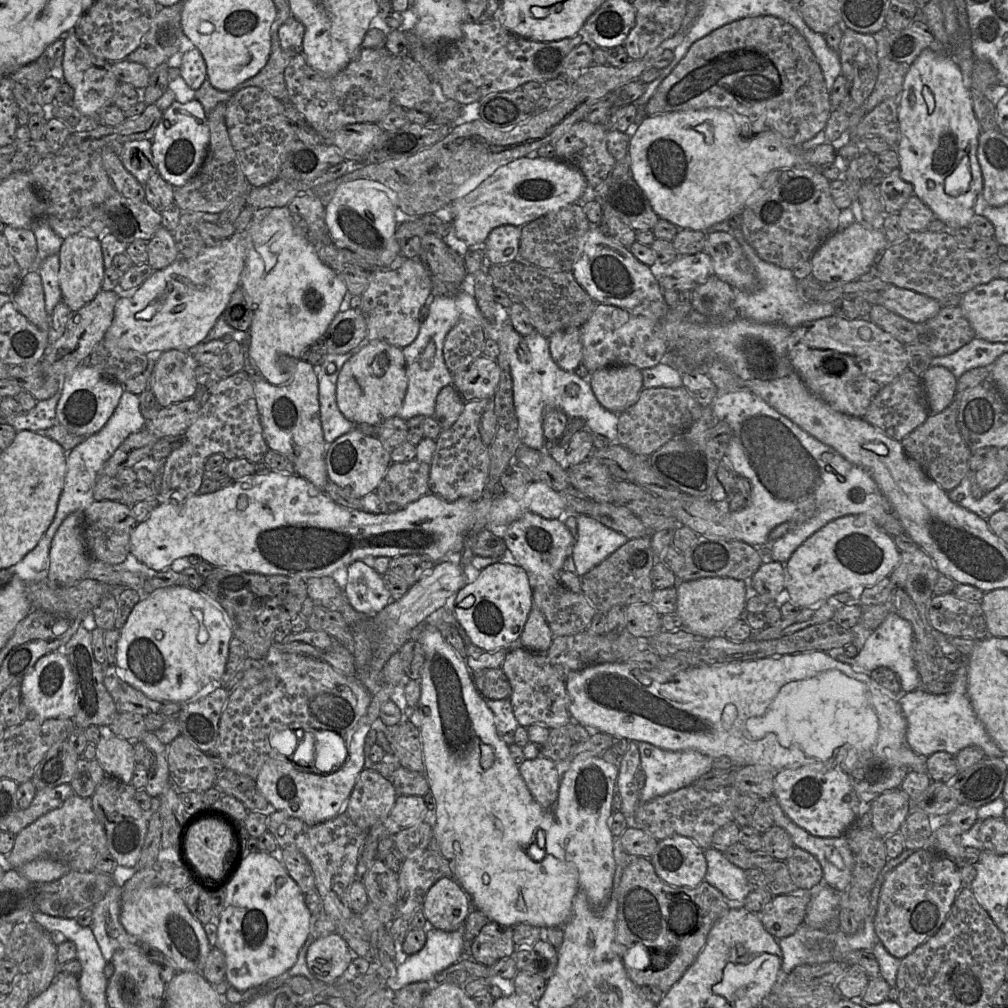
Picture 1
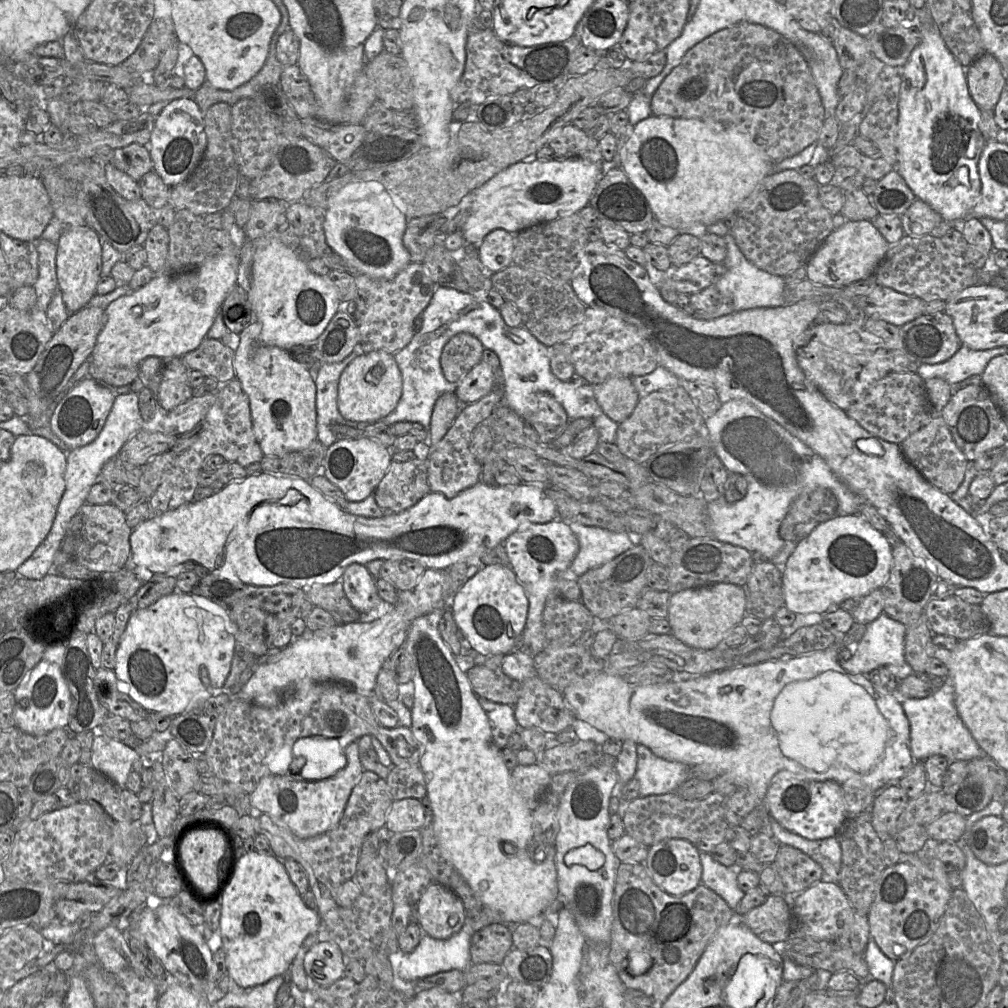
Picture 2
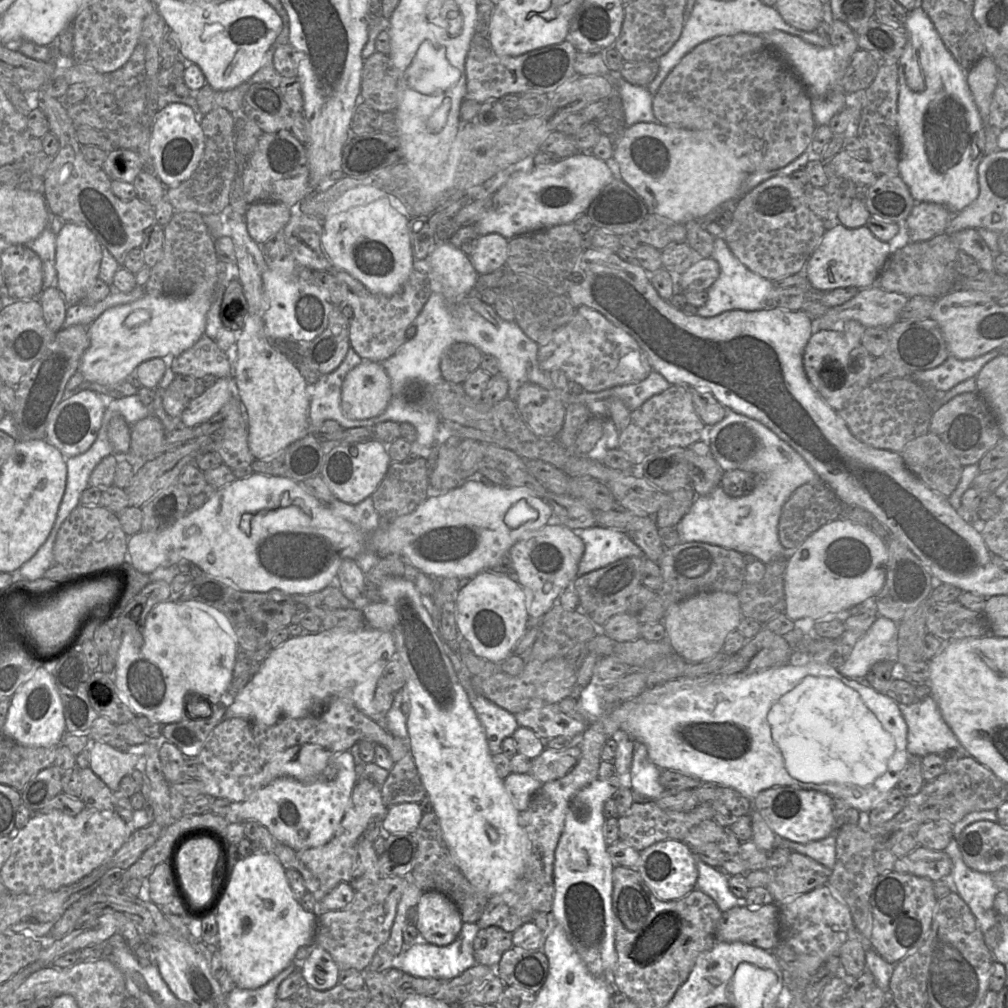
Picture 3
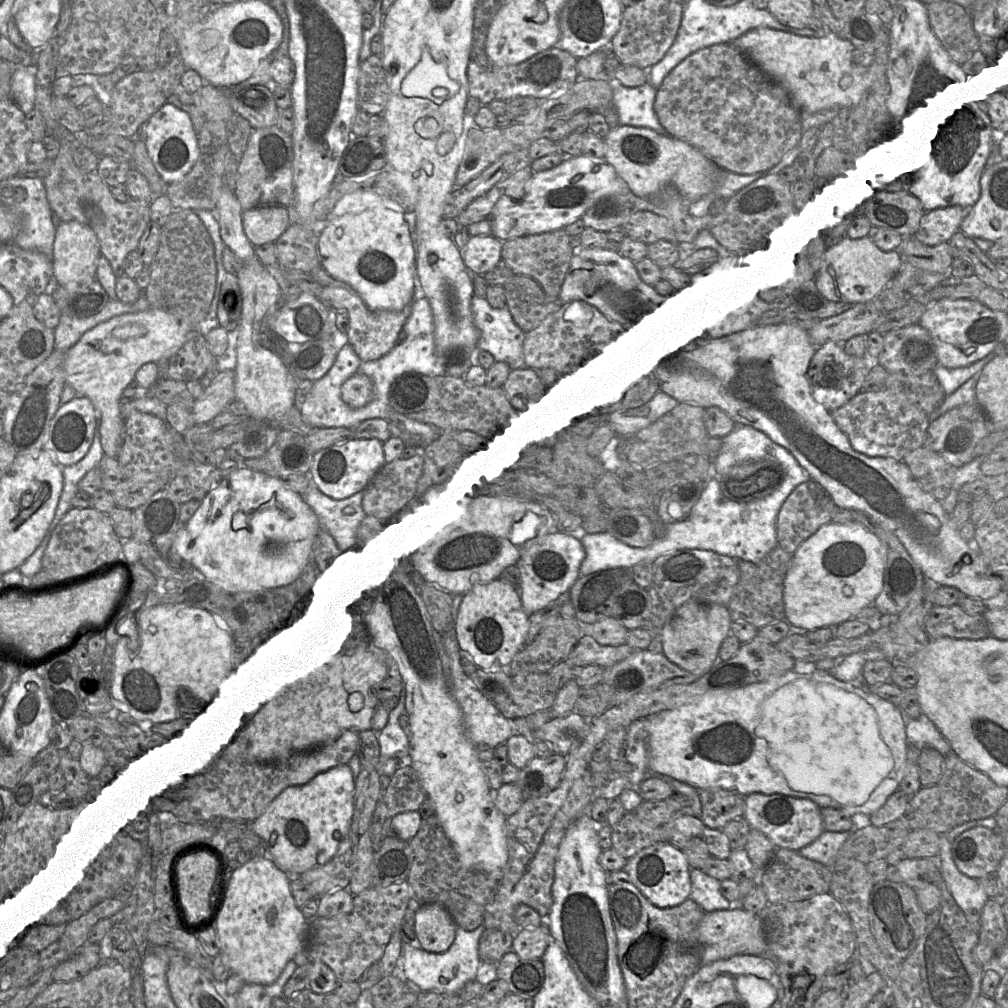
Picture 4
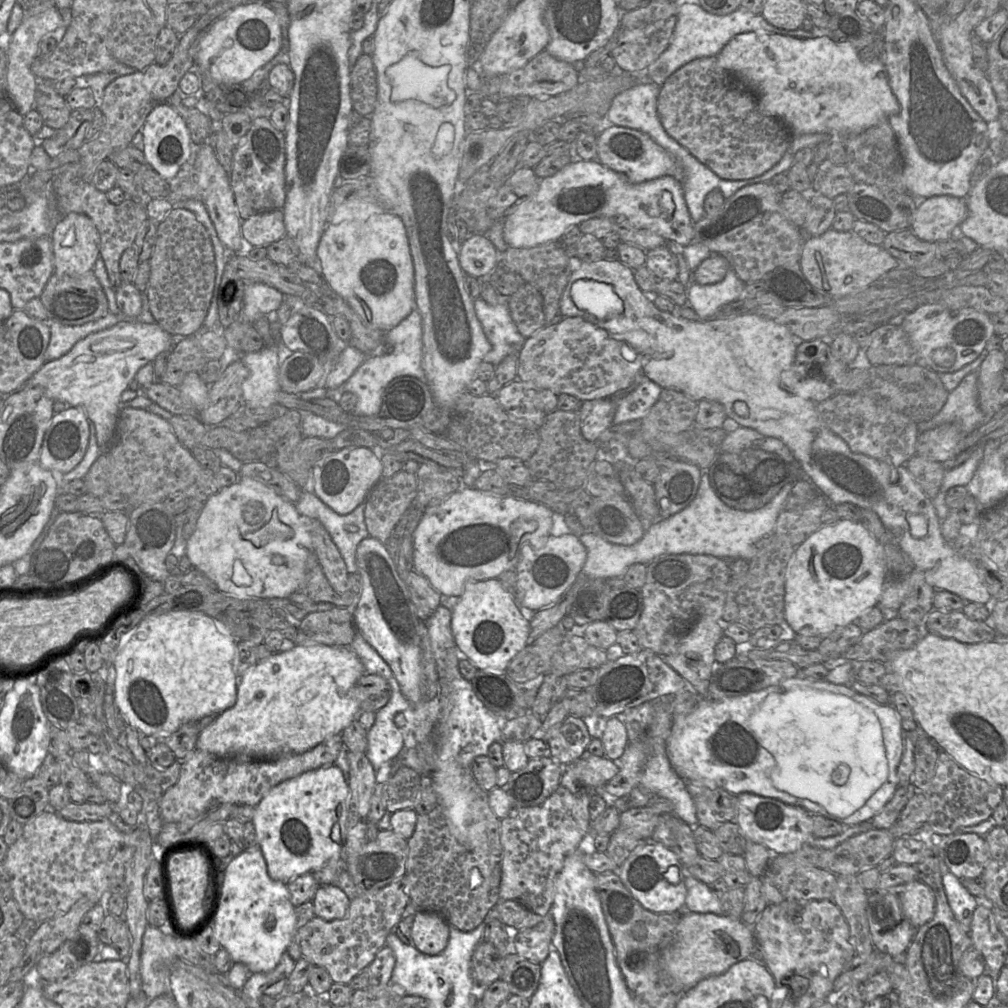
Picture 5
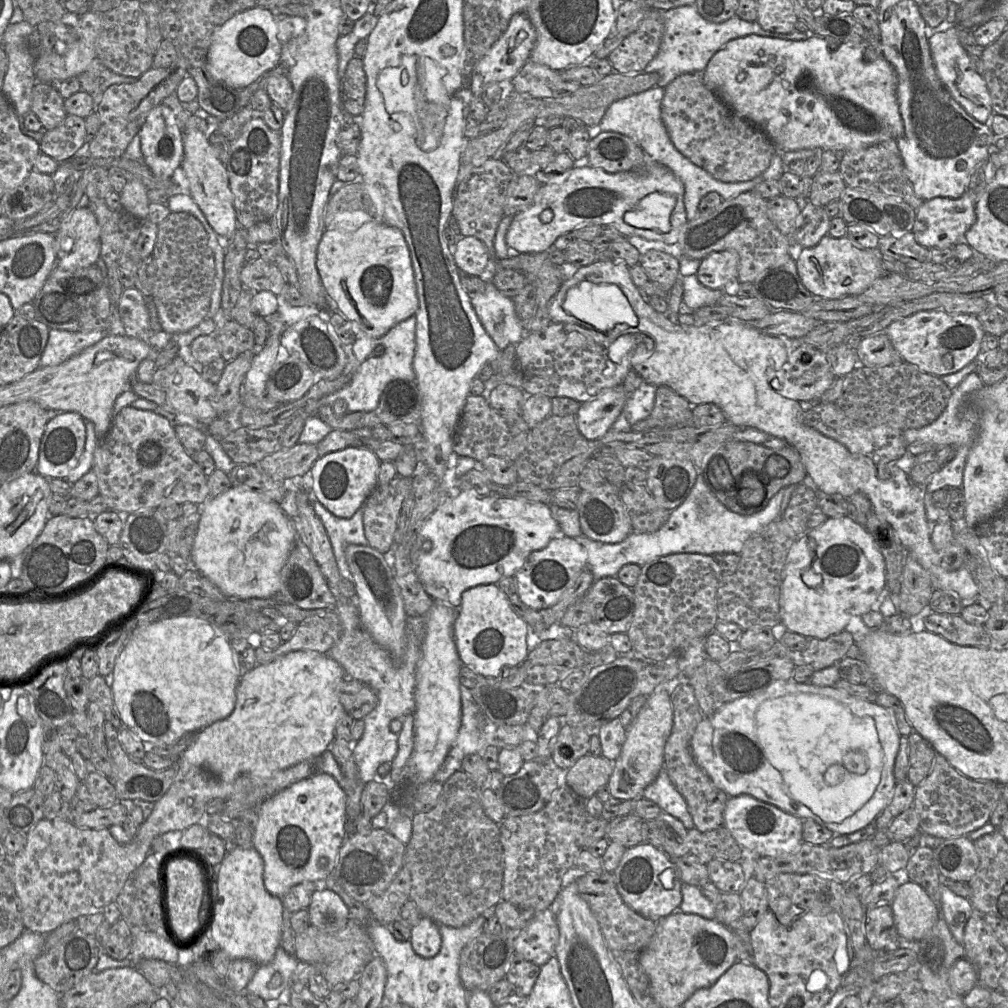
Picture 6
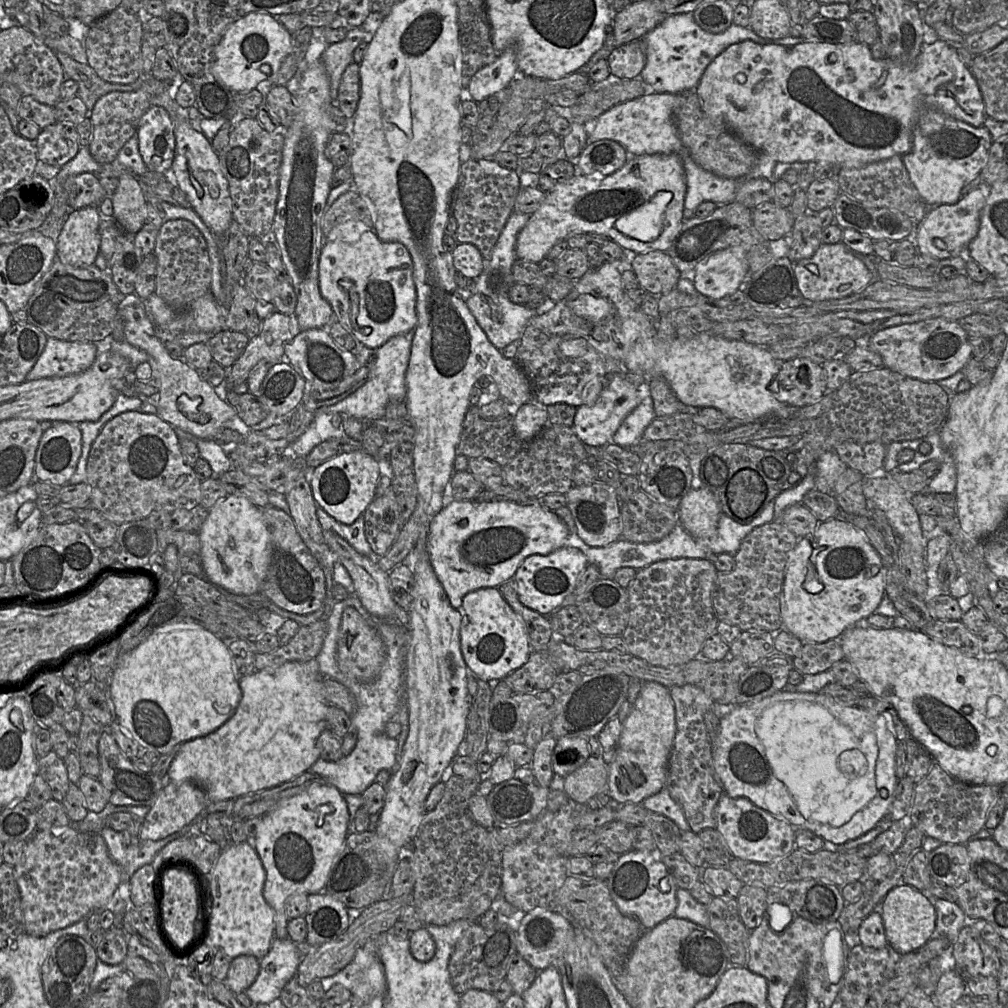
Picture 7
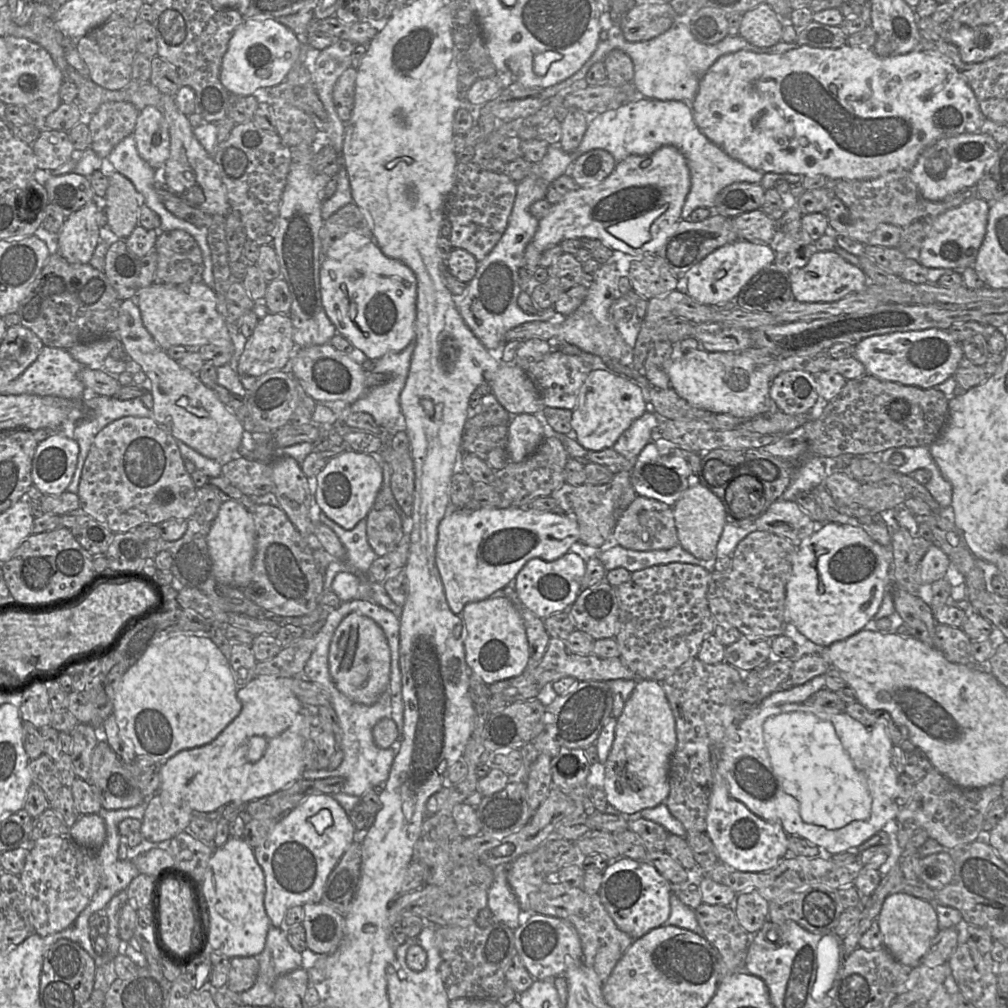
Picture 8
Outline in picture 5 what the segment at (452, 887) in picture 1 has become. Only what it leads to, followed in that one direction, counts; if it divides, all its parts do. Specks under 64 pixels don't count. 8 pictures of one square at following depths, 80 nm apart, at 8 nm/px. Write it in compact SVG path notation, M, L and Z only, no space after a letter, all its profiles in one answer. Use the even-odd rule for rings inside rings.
M418 910L411 931L414 947L429 956L444 951L448 944L450 925L435 911Z

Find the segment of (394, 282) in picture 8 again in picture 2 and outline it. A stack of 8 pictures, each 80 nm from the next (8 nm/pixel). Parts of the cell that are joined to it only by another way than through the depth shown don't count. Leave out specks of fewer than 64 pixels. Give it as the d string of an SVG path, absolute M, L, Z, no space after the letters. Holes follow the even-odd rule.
M370 181L370 182L354 182L347 184L344 186L329 202L327 208L325 209L324 214L324 233L326 242L329 247L337 253L341 258L343 258L354 270L357 274L363 274L375 279L391 279L397 273L399 273L406 265L411 262L409 252L403 245L403 234L406 229L406 216L401 213L401 211L393 204L390 199L389 194L395 195L393 192L386 191L383 185L379 182Z

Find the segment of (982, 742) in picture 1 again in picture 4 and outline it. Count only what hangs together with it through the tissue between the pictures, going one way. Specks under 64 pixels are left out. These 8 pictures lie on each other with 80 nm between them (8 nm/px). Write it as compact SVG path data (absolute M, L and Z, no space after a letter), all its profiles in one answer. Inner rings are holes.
M923 713L917 718L906 719L906 737L908 744L918 749L934 748L944 756L952 753L950 743Z

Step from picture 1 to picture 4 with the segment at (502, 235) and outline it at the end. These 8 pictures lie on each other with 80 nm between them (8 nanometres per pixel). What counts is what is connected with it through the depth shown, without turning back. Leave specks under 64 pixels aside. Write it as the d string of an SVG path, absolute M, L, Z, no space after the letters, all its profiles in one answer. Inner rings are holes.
M470 236L463 261L471 274L483 275L502 262L503 242L491 236Z

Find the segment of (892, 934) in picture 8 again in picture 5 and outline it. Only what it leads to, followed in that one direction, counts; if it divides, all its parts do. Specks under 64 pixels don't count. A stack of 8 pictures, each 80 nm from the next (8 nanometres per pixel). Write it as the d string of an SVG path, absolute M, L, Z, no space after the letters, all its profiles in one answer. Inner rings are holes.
M920 880L903 887L899 900L904 916L916 929L930 921L935 912L935 896L932 889Z

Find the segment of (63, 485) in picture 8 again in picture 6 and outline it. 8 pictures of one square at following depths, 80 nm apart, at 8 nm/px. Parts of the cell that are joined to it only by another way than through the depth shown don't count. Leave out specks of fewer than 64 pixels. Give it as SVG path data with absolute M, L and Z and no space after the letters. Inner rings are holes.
M61 412L46 424L35 471L47 479L66 479L84 452L86 420L76 412Z

